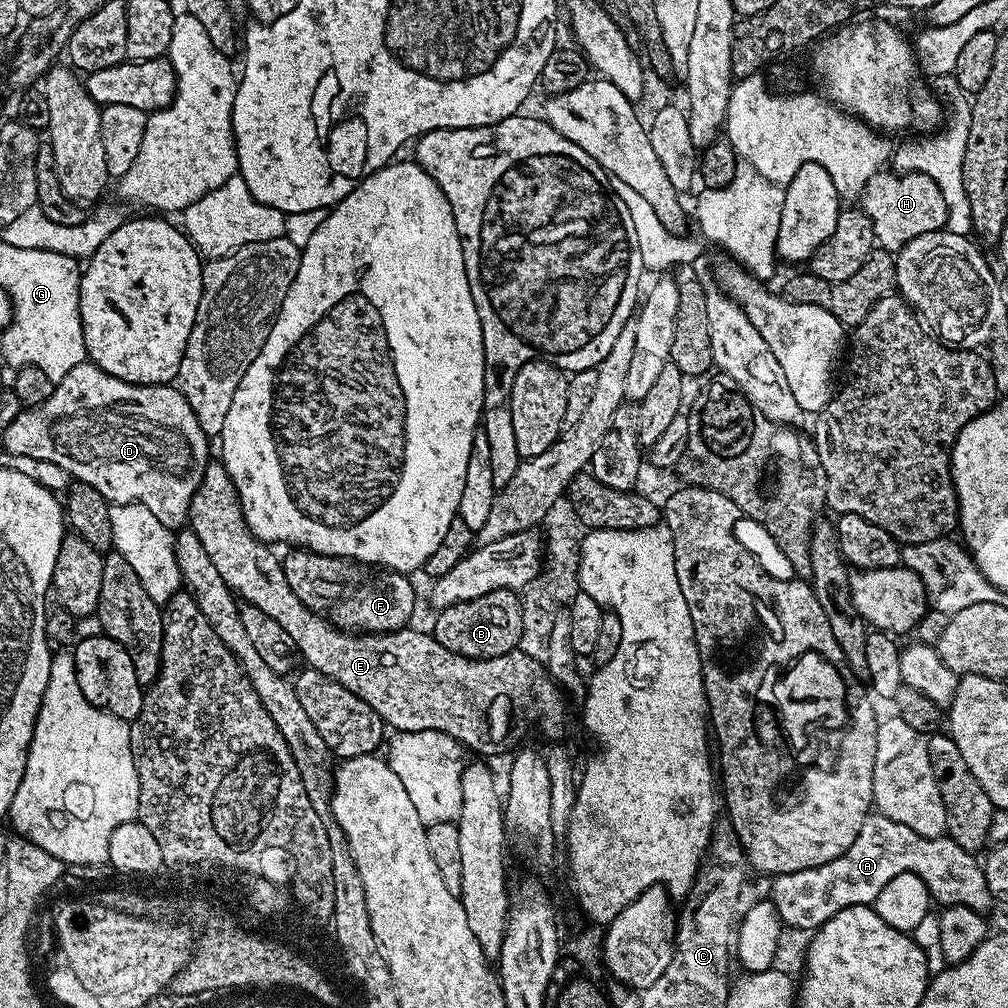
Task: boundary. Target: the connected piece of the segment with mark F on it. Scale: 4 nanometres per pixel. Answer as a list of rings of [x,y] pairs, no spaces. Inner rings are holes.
[[[303,546],[285,552],[282,563],[290,590],[302,606],[323,614],[328,623],[353,634],[396,632],[409,627],[408,619],[416,612],[416,588],[408,577],[411,575],[400,570],[372,571],[343,556],[323,556]]]

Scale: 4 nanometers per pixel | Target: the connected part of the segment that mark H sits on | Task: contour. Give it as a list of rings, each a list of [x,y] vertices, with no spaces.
[[[881,170],[870,178],[864,188],[862,207],[874,226],[877,245],[895,254],[914,238],[941,231],[948,223],[948,204],[943,200],[943,191],[926,173],[908,170],[905,176],[895,176],[888,171]]]

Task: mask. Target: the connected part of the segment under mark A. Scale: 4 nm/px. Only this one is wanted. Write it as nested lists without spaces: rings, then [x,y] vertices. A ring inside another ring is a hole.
[[[870,814],[866,818],[866,822],[862,822],[862,830],[858,830],[858,838],[854,838],[854,846],[850,846],[850,850],[846,850],[846,854],[834,858],[834,862],[826,862],[817,868],[807,868],[775,877],[771,881],[770,899],[776,908],[776,913],[780,916],[781,925],[788,927],[789,924],[790,927],[801,928],[805,934],[808,934],[822,927],[830,918],[834,918],[834,914],[838,914],[850,906],[875,905],[878,890],[882,890],[882,886],[886,886],[886,882],[890,882],[890,878],[898,878],[898,874],[909,872],[918,874],[918,878],[922,878],[922,882],[926,882],[928,893],[937,905],[940,903],[940,906],[966,906],[975,912],[987,913],[988,907],[991,909],[994,901],[984,877],[981,861],[979,859],[976,861],[976,859],[977,857],[973,853],[962,850],[962,846],[958,846],[958,842],[948,839],[947,835],[926,838],[922,834],[910,830],[910,826],[896,824],[890,818],[879,814]]]

